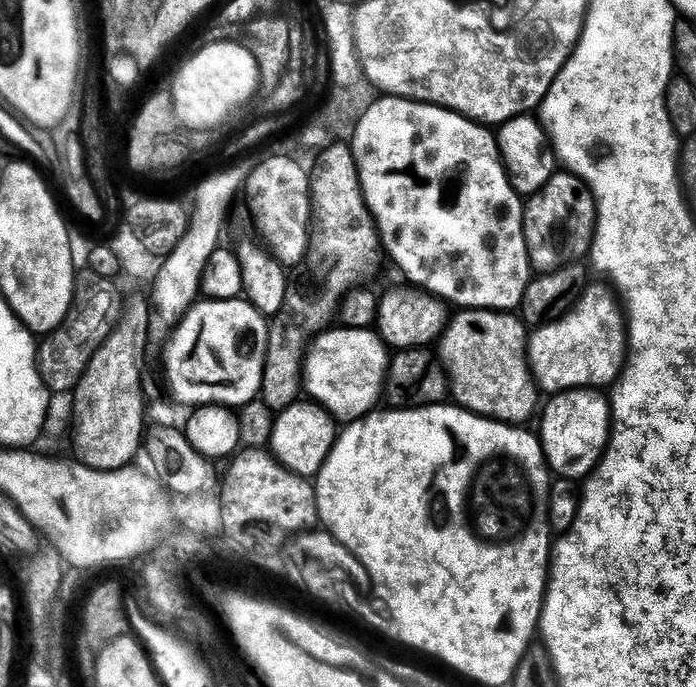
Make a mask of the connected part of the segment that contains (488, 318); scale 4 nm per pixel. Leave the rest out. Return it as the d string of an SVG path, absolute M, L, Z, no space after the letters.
M464 310L459 313L461 316L456 321L449 323L446 328L446 333L438 344L438 355L444 361L449 372L451 381L454 383L454 392L460 395L458 399L459 407L467 408L469 412L476 413L477 416L487 416L490 420L499 420L502 424L514 424L517 426L527 425L528 419L532 415L539 413L542 408L542 400L540 404L540 392L536 389L538 385L537 377L534 375L533 365L530 363L530 344L528 348L528 328L522 321L516 317L516 314L506 312L498 312L495 310Z

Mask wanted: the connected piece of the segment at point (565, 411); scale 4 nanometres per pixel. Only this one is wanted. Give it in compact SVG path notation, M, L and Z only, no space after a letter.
M587 388L560 390L555 395L543 409L544 425L538 428L538 435L544 446L544 455L548 458L549 469L557 477L565 476L568 480L580 482L596 471L608 451L614 435L612 406L607 395L600 396L604 394Z

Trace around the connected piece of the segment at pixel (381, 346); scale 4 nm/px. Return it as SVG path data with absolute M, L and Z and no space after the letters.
M346 326L336 328L320 337L316 345L311 345L306 356L306 392L312 396L315 403L325 407L333 417L345 416L345 421L359 420L371 413L377 407L380 395L386 392L386 381L390 376L390 352L389 345L381 339L375 331L367 327Z

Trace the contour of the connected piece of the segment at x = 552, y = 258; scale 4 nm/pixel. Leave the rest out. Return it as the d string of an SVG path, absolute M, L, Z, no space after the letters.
M568 170L553 174L544 189L527 201L524 211L524 233L527 234L533 269L540 274L556 273L575 265L575 260L584 260L590 251L587 224L597 223L596 211L596 197L585 181Z

